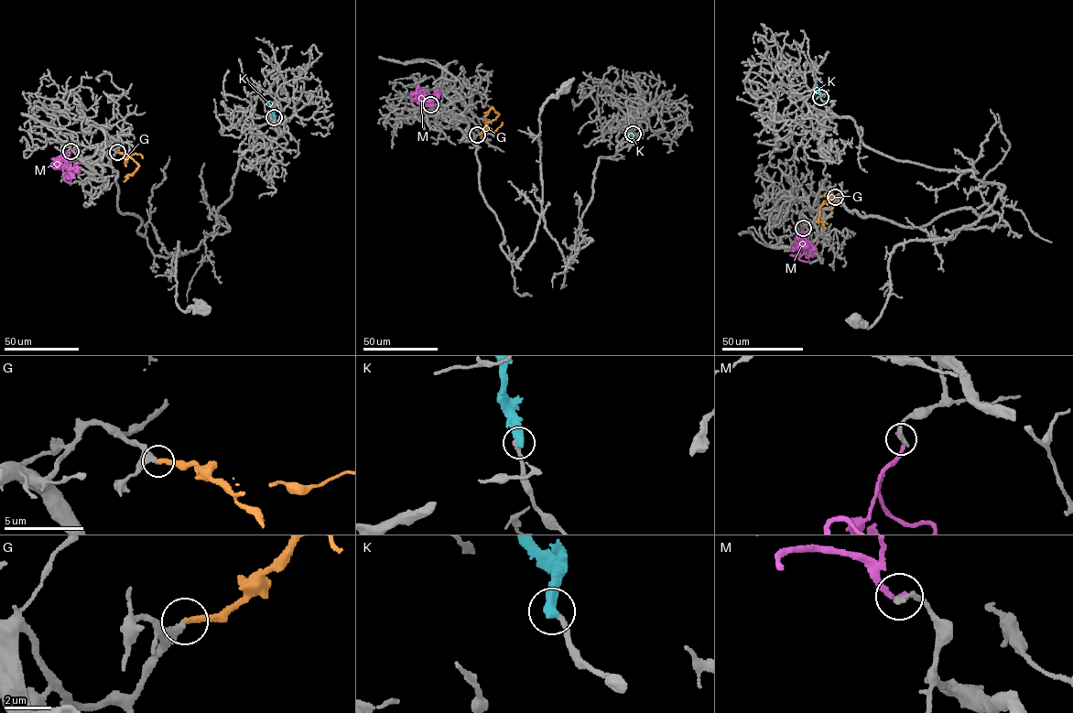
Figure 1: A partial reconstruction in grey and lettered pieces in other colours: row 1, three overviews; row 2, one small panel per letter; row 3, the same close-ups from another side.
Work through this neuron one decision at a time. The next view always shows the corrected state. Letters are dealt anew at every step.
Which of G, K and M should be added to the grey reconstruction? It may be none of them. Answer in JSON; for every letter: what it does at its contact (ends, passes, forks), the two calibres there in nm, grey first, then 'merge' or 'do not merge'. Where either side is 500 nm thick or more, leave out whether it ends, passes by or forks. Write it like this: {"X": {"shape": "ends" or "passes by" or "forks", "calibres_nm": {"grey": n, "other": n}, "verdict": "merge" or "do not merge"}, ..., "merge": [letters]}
{"G": {"shape": "ends", "calibres_nm": {"grey": 340, "other": 240}, "verdict": "merge"}, "K": {"calibres_nm": {"grey": 260, "other": 500}, "verdict": "do not merge"}, "M": {"shape": "ends", "calibres_nm": {"grey": 320, "other": 200}, "verdict": "do not merge"}, "merge": ["G"]}

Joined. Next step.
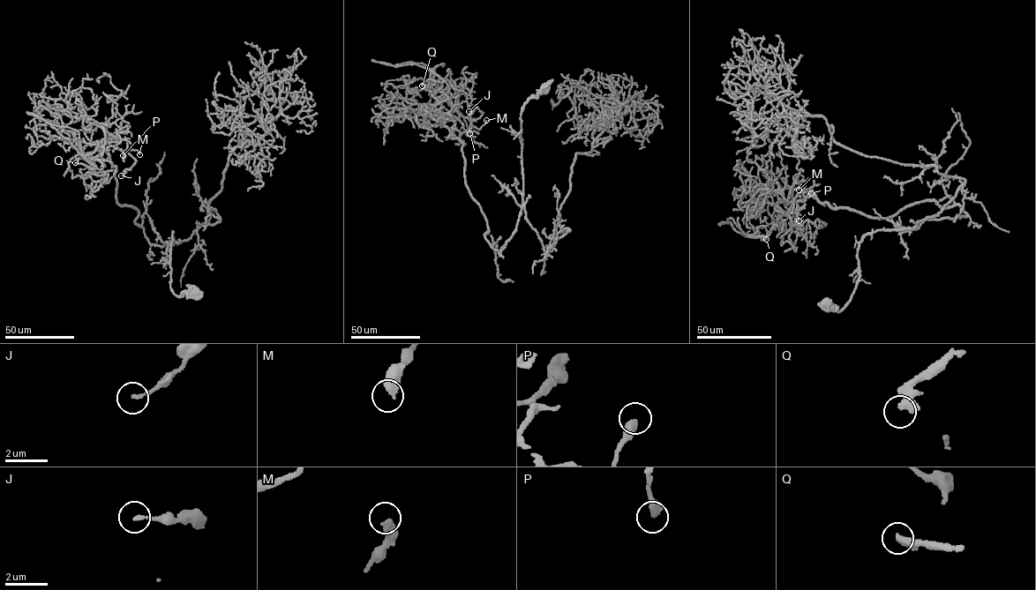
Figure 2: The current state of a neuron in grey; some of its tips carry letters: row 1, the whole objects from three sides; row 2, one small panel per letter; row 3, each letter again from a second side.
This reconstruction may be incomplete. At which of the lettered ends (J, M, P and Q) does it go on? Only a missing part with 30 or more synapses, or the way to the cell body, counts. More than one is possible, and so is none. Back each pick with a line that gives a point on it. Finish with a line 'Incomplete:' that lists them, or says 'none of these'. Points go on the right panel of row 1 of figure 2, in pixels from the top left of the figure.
Q: place (766, 239)
Incomplete: Q

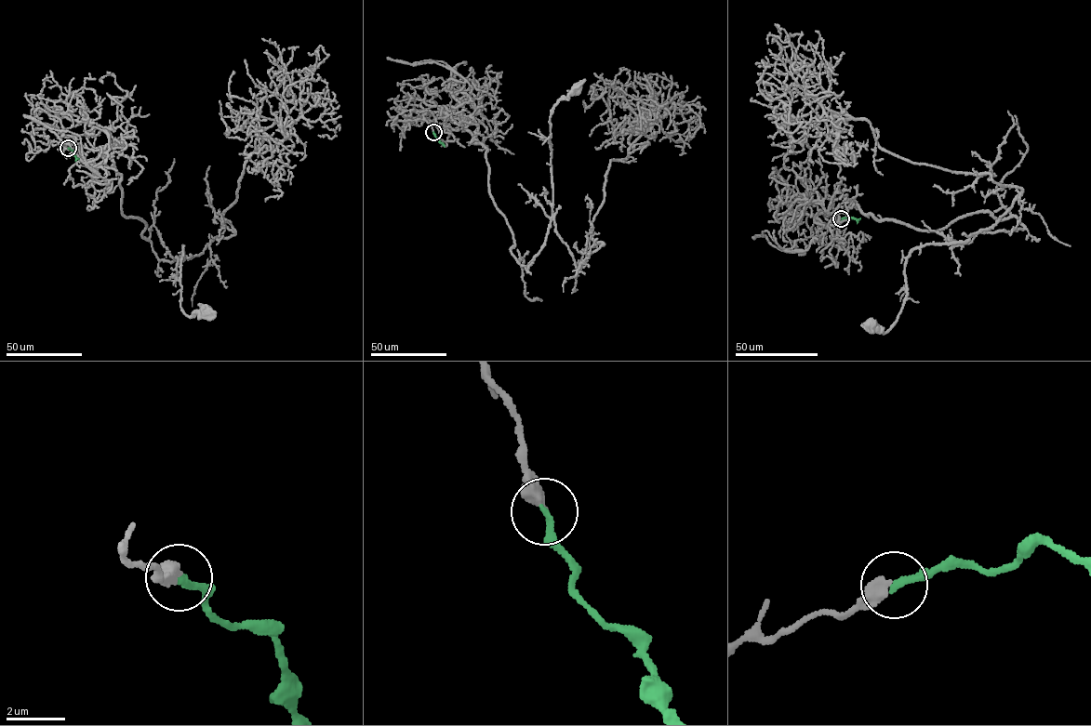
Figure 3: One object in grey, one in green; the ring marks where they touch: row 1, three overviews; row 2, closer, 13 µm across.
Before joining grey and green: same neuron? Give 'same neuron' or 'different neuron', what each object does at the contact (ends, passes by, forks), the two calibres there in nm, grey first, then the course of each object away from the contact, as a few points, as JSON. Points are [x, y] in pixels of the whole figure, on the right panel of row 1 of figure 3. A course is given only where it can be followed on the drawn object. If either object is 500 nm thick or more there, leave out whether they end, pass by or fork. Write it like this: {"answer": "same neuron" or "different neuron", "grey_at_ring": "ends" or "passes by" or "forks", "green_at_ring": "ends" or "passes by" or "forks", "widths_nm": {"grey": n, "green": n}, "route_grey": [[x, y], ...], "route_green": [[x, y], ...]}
{"answer": "same neuron", "widths_nm": {"grey": 500, "green": 200}, "route_grey": [[841, 218], [1024, 227], [916, 246], [897, 322], [871, 326]], "route_green": [[841, 218], [860, 218]]}

